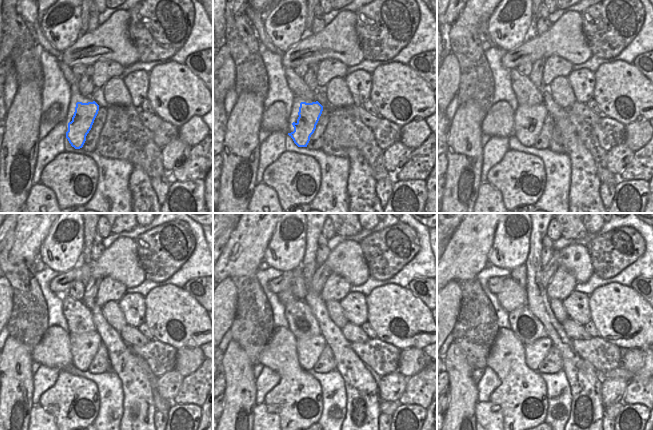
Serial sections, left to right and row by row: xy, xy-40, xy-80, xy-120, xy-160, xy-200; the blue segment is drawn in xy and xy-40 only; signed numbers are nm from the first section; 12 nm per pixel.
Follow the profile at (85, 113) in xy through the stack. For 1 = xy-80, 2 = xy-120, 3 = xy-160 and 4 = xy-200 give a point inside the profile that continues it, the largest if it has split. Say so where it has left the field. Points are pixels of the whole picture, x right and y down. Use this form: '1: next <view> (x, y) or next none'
1: next xy-80 (533, 118)
2: next xy-120 (85, 346)
3: next xy-160 (309, 350)
4: next xy-200 (534, 353)

